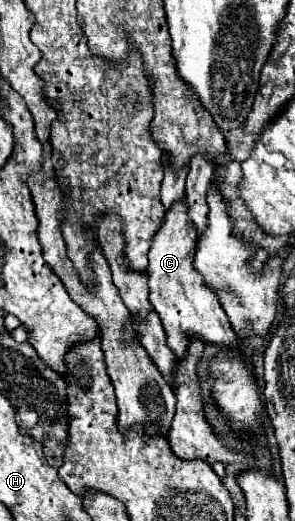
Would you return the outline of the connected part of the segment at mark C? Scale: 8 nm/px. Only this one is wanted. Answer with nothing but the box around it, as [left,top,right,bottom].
[148,201,236,355]

